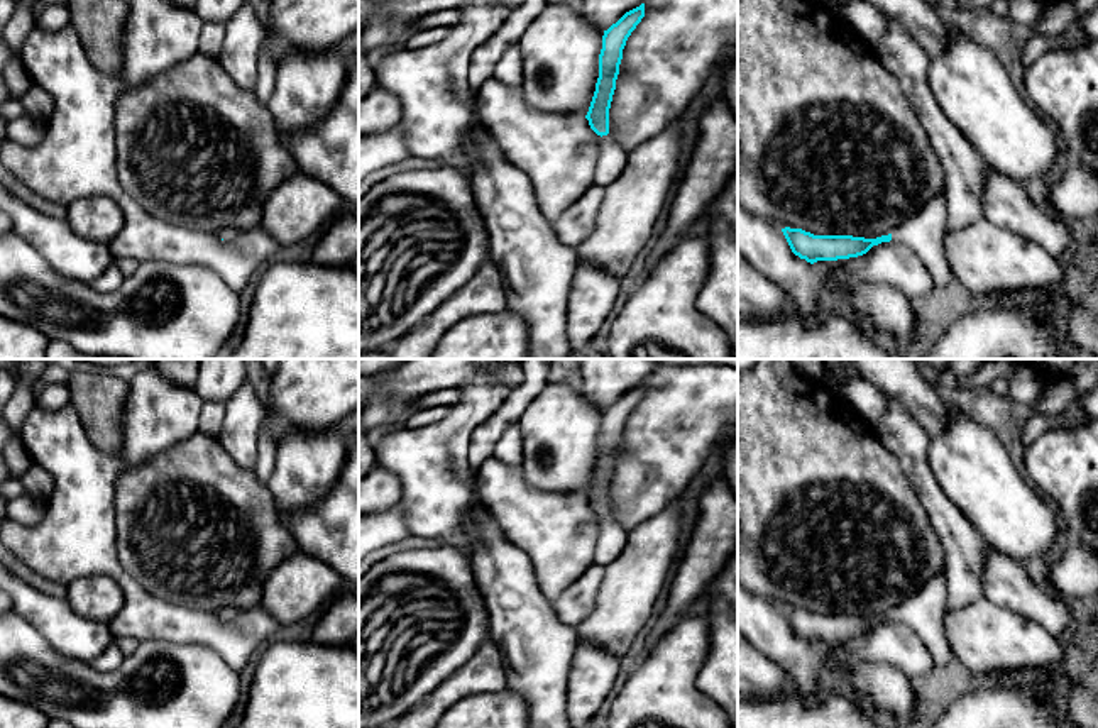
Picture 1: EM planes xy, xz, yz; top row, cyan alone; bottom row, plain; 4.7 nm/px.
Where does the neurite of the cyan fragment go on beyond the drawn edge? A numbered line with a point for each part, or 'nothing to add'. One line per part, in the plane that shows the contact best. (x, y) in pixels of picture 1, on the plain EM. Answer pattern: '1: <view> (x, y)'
1: xz (611, 540)

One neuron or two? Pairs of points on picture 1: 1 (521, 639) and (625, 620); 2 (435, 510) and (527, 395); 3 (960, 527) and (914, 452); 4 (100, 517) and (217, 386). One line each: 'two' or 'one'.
1: two
2: two
3: one
4: two

